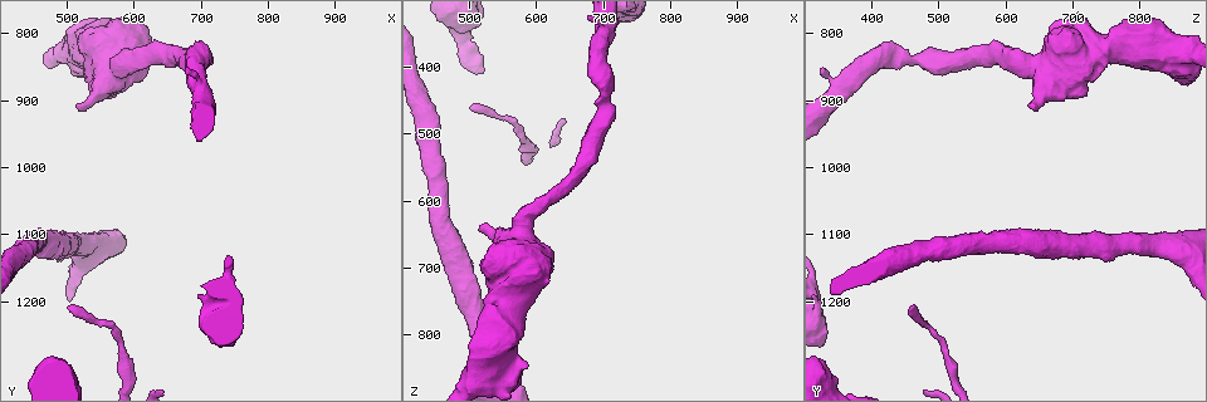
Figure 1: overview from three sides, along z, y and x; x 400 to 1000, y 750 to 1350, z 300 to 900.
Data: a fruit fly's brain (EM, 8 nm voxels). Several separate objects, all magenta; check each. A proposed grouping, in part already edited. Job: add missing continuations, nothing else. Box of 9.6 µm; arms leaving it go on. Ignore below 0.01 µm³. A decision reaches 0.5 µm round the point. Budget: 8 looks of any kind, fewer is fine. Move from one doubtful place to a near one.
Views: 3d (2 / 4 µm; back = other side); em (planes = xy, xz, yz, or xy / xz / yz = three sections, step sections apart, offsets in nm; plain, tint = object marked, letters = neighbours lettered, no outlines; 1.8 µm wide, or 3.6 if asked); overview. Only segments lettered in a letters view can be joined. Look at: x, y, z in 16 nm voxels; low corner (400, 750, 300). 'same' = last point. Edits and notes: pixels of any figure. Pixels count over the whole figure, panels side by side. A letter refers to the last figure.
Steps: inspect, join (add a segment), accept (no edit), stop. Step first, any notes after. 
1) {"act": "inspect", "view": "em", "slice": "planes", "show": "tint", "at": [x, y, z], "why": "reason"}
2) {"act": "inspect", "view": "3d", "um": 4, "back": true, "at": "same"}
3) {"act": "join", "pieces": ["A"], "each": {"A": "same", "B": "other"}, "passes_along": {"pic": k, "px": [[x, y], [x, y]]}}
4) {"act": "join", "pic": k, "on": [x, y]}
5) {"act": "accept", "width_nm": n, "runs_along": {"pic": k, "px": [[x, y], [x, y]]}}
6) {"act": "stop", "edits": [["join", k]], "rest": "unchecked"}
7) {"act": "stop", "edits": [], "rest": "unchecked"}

{"act": "inspect", "view": "em", "slice": "yz", "step": 16, "show": "tint", "at": [505, 1210, 460], "why": "tapers out"}

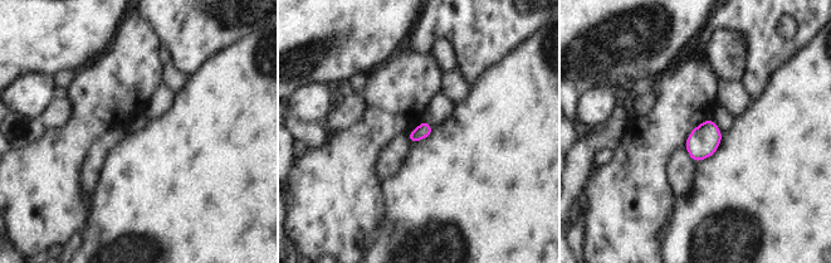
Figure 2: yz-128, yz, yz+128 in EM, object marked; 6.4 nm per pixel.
{"act": "inspect", "view": "em", "slice": "planes", "show": "letters", "at": "same", "why": "another direction"}

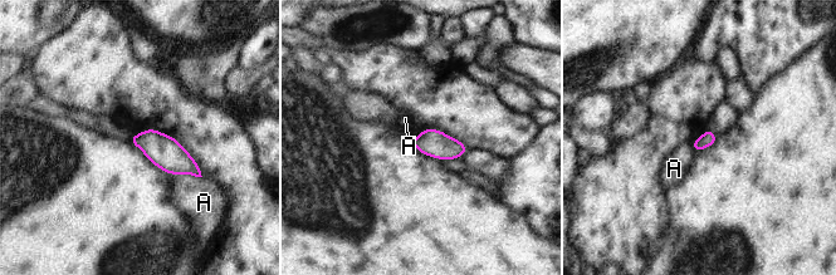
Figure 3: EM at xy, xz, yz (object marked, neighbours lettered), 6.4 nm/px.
{"act": "accept", "each": {"A": "other"}, "border": {"pic": 3, "px": [[170, 173], [189, 173], [201, 177]]}, "found": "none of them fits"}

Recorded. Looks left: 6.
{"act": "inspect", "view": "em", "slice": "yz", "step": 16, "show": "tint", "at": [515, 915, 635], "why": "free end"}

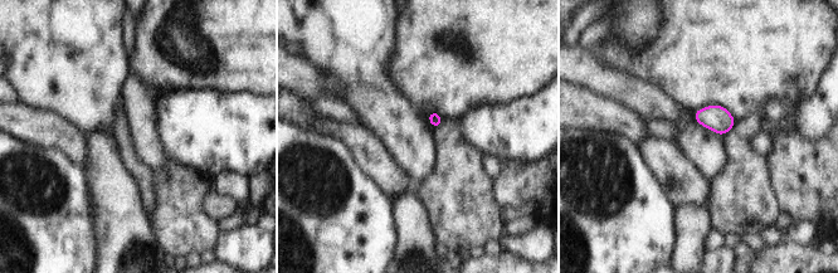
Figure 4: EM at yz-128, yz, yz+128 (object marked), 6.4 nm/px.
{"act": "inspect", "view": "em", "slice": "yz", "step": 16, "show": "letters", "at": "same", "why": "see the neighbours"}

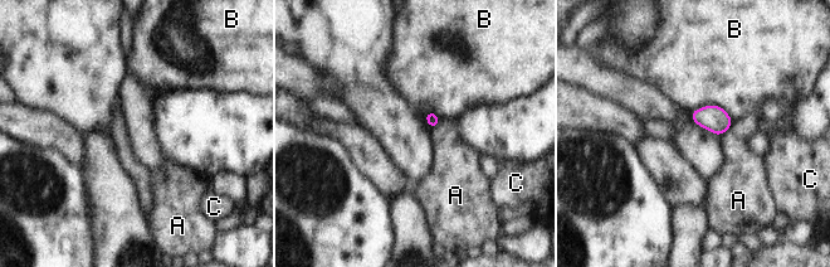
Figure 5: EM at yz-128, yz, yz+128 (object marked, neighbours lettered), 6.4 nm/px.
{"act": "accept", "each": {"A": "other", "B": "other", "C": "other"}, "border": {"pic": 5, "px": [[733, 121], [719, 136]]}, "found": "none of them fits"}

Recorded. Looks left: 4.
{"act": "inspect", "view": "em", "slice": "planes", "show": "letters", "at": [695, 885, 355], "why": "abrupt turn"}

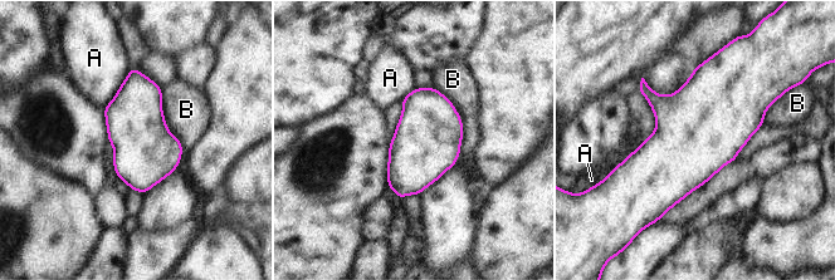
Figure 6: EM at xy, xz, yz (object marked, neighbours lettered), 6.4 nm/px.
{"act": "accept", "longest_contact_nm": ["B", 550], "each": {"A": "other", "B": "other"}, "border": {"pic": 6, "px": [[132, 67], [113, 98], [102, 109]]}, "found": "none of them fits"}

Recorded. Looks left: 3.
{"act": "stop", "edits": [], "rest": "unchecked"}

